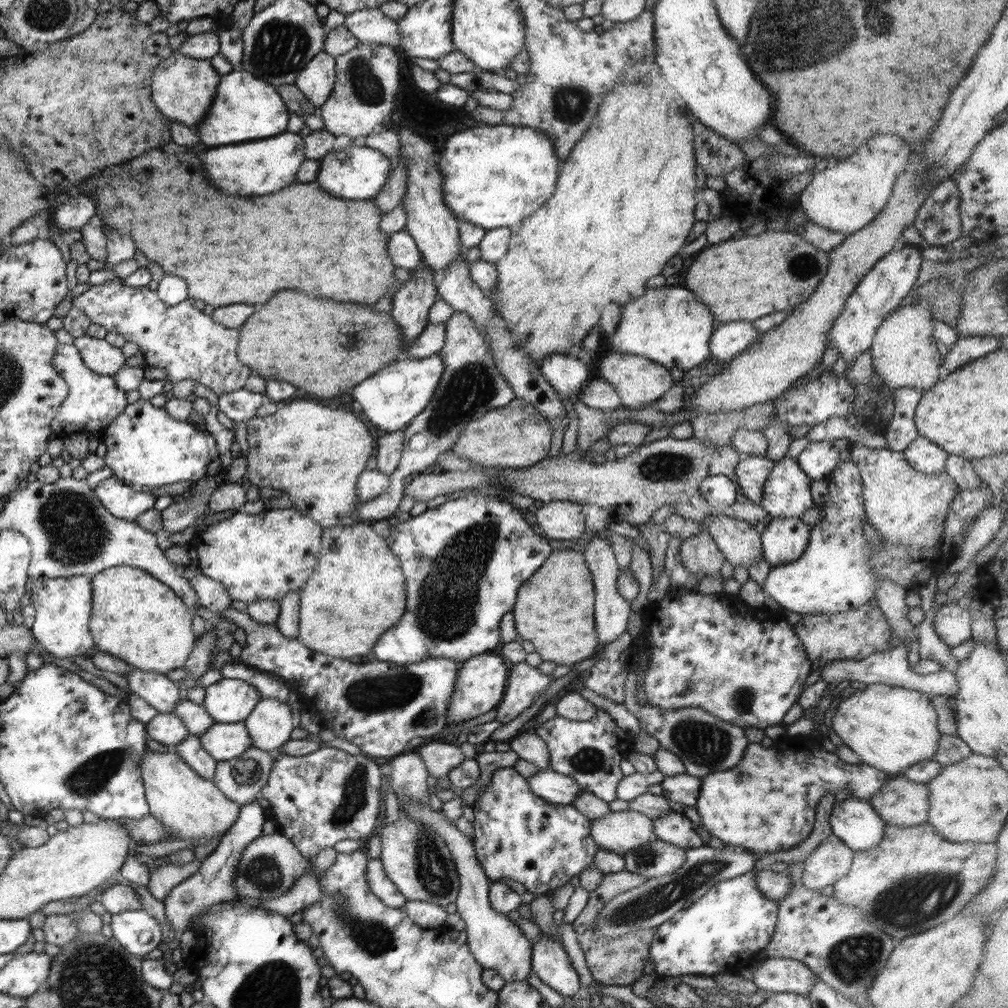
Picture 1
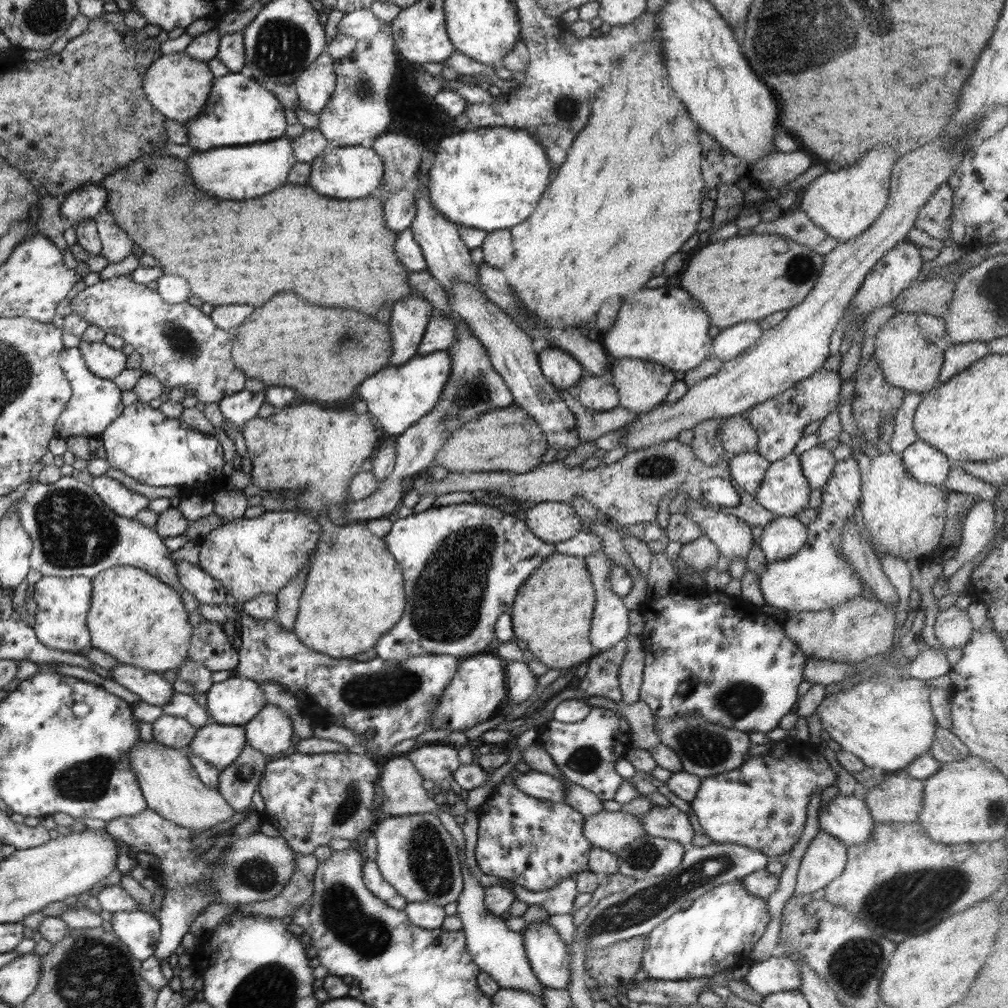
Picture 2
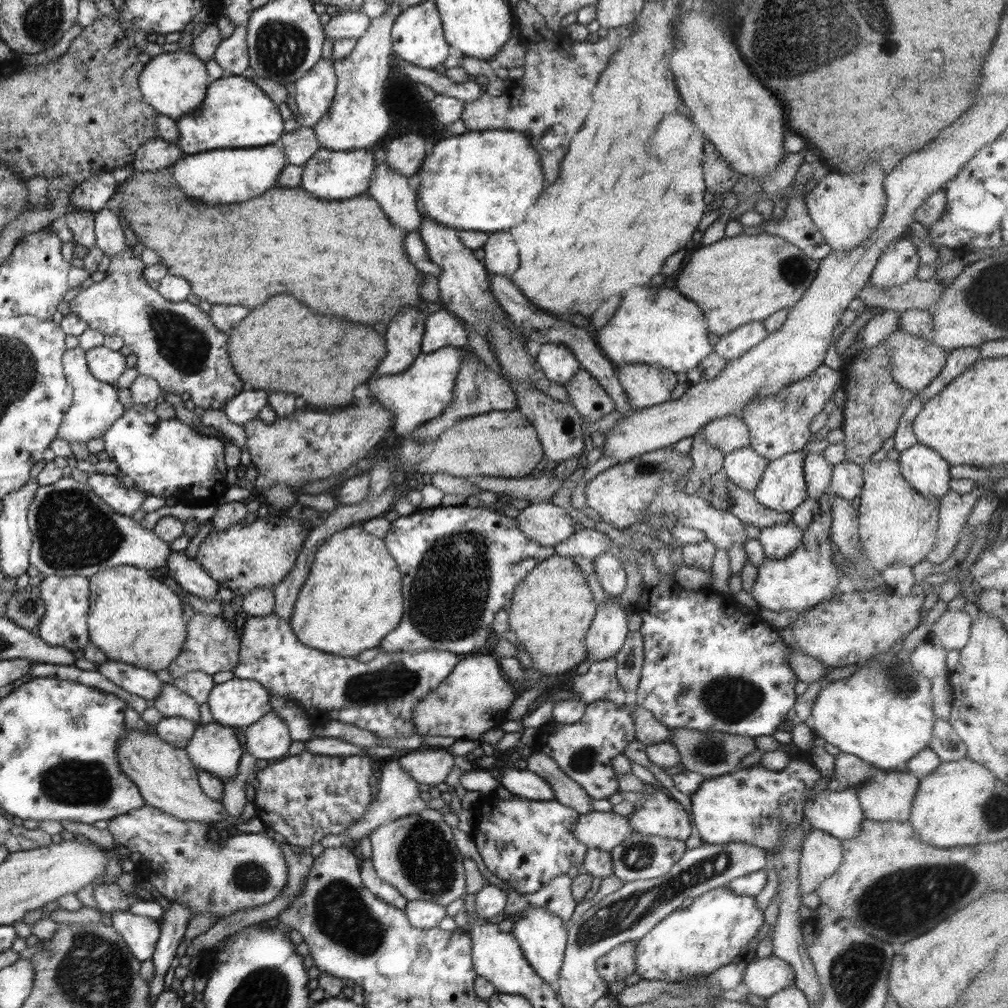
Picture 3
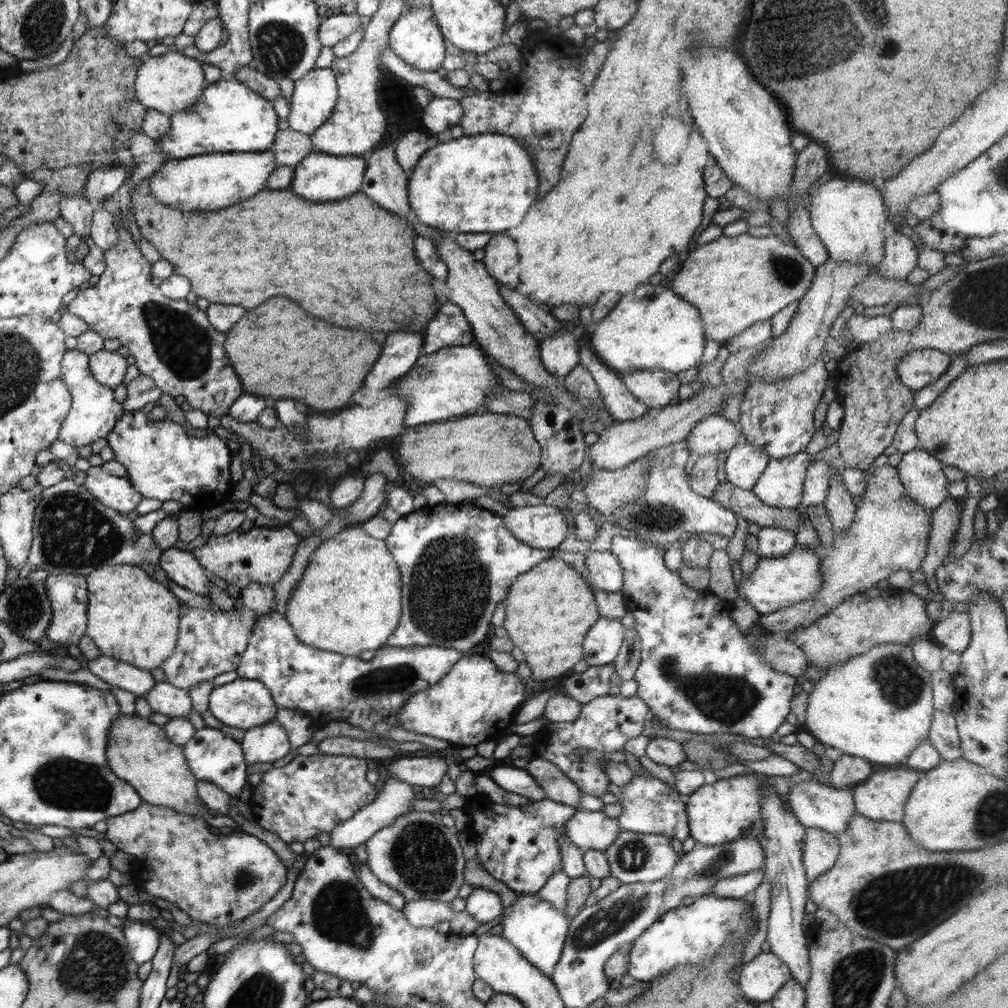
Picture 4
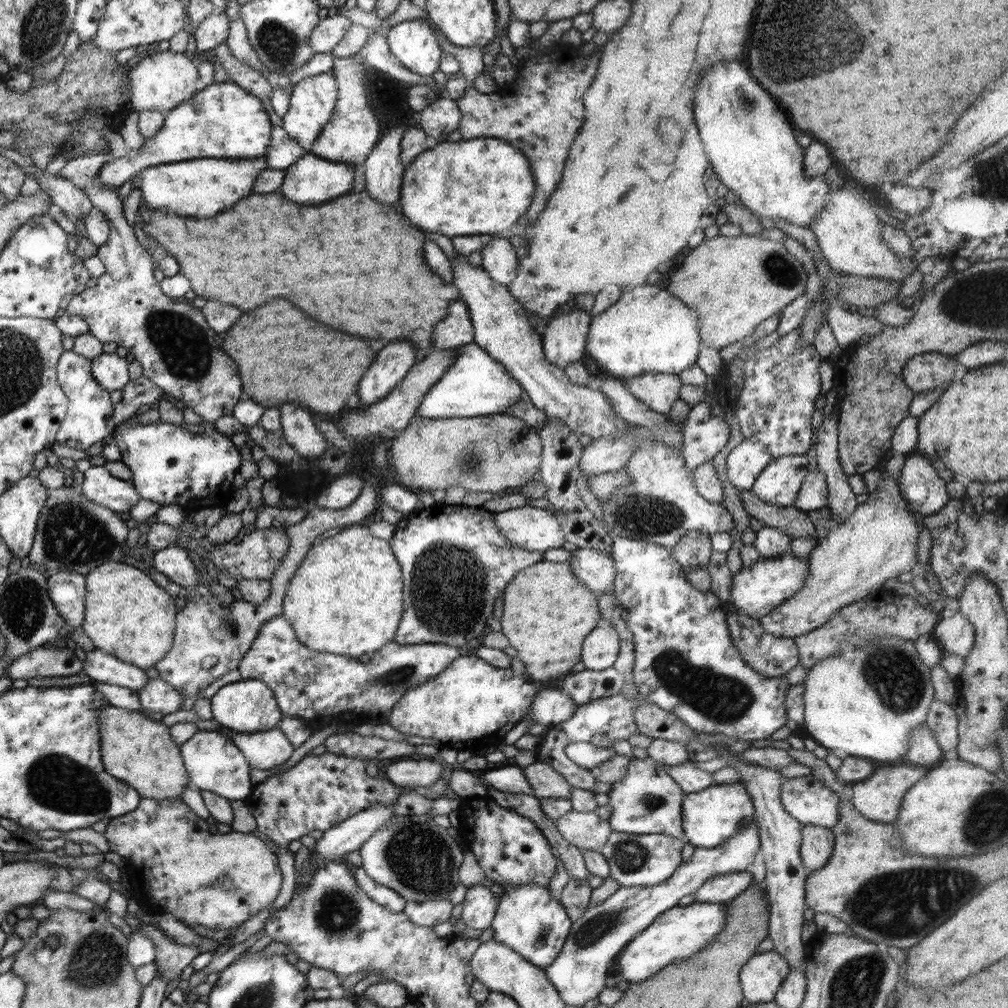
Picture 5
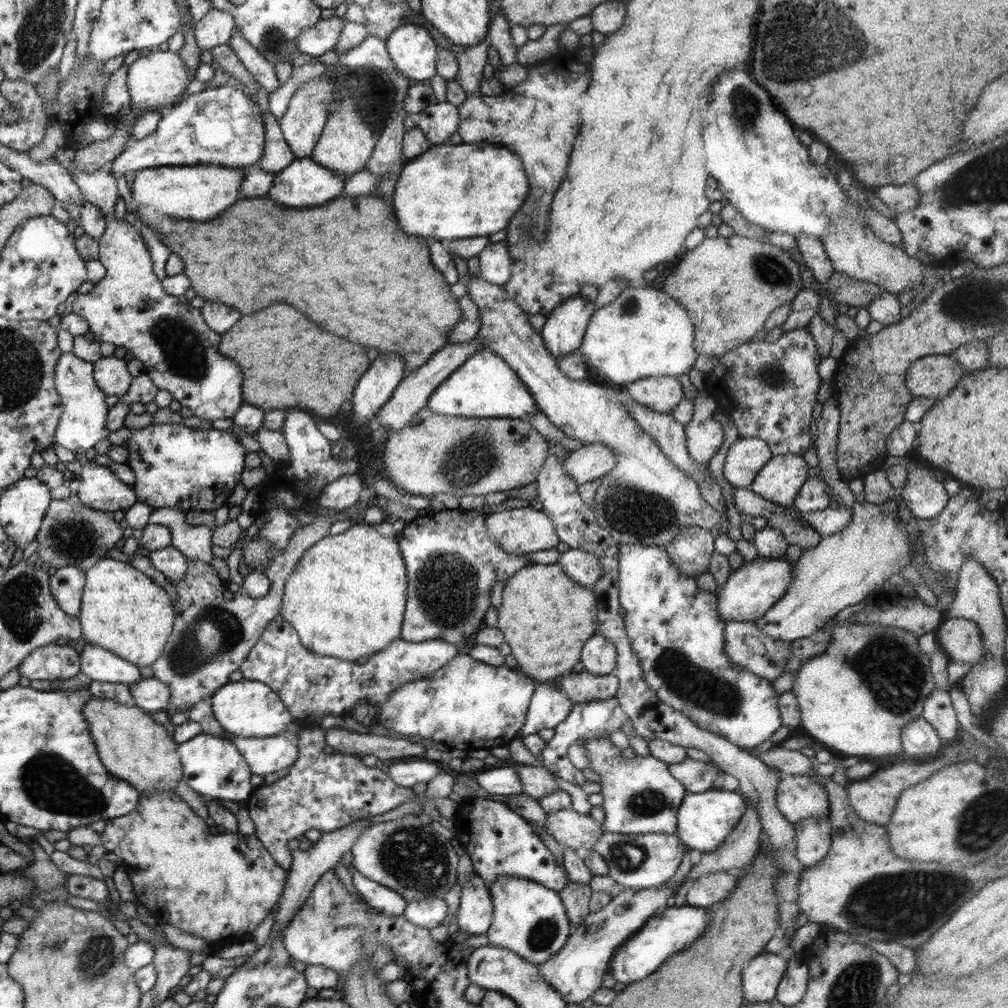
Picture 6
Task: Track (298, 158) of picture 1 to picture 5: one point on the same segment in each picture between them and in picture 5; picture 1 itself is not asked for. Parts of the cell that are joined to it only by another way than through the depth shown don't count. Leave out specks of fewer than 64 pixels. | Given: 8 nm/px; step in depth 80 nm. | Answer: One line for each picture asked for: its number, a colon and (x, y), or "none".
2: (232, 173)
3: (228, 175)
4: (208, 182)
5: (204, 187)

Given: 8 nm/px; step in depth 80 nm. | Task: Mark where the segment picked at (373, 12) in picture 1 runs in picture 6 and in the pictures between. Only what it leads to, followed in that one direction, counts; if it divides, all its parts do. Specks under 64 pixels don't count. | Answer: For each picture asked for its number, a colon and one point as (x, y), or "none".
2: (361, 24)
3: (351, 24)
4: (333, 28)
5: (330, 30)
6: (322, 37)

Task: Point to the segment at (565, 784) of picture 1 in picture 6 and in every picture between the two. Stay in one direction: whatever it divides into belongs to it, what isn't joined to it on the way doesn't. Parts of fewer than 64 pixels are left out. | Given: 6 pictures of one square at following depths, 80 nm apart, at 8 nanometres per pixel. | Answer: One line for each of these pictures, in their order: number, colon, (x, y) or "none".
2: (540, 785)
3: (522, 782)
4: (519, 781)
5: (511, 778)
6: (498, 780)

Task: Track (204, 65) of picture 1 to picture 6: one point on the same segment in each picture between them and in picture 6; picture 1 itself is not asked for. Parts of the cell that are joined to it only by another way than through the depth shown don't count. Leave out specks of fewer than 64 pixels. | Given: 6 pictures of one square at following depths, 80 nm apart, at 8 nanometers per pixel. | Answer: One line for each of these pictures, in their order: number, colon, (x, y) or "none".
2: (178, 85)
3: (175, 83)
4: (170, 83)
5: (163, 81)
6: (160, 78)

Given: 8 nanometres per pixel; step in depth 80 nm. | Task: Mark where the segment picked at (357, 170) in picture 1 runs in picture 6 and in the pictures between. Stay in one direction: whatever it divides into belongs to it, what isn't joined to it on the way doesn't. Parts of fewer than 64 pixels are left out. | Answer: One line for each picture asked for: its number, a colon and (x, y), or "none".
2: (351, 172)
3: (333, 175)
4: (320, 176)
5: (311, 179)
6: (304, 182)

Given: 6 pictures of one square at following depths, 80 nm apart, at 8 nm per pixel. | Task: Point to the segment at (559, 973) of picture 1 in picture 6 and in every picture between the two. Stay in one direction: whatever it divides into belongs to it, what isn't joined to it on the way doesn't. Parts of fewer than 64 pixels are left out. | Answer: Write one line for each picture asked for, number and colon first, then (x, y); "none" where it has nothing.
2: (547, 953)
3: (542, 936)
4: (534, 927)
5: (528, 920)
6: (530, 920)

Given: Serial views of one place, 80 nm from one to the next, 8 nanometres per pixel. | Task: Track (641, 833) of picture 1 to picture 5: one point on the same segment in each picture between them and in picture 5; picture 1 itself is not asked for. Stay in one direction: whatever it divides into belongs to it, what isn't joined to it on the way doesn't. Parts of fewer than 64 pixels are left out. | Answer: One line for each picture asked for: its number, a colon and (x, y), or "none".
2: (612, 831)
3: (603, 830)
4: (587, 830)
5: (586, 830)

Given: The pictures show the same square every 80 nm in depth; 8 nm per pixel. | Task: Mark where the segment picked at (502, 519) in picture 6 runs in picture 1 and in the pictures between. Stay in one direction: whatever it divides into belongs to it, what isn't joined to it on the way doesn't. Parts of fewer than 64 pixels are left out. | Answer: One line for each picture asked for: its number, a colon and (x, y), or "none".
1: (558, 520)
2: (553, 522)
3: (547, 524)
4: (542, 526)
5: (537, 529)

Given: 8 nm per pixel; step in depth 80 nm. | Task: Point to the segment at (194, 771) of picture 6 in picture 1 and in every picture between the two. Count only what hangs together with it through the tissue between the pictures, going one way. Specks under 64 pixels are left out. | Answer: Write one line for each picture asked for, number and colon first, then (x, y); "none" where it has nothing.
1: (224, 741)
2: (221, 745)
3: (215, 748)
4: (213, 756)
5: (214, 762)

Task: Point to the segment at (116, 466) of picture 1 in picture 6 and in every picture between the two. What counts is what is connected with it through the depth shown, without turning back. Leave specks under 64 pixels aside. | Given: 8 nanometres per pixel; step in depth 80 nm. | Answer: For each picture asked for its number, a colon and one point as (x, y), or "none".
2: (155, 450)
3: (165, 458)
4: (164, 461)
5: (171, 466)
6: (176, 467)

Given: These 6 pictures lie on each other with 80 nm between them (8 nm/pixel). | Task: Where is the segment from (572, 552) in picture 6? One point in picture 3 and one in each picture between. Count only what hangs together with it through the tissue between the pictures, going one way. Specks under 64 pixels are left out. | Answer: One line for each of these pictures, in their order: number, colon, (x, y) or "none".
3: (610, 571)
4: (603, 568)
5: (596, 569)

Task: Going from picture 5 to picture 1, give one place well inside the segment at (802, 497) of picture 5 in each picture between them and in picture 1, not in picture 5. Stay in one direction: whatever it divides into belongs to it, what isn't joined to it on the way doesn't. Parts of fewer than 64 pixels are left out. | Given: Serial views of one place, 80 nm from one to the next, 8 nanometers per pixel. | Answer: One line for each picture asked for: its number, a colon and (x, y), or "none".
1: (818, 460)
2: (817, 463)
3: (817, 470)
4: (817, 479)

